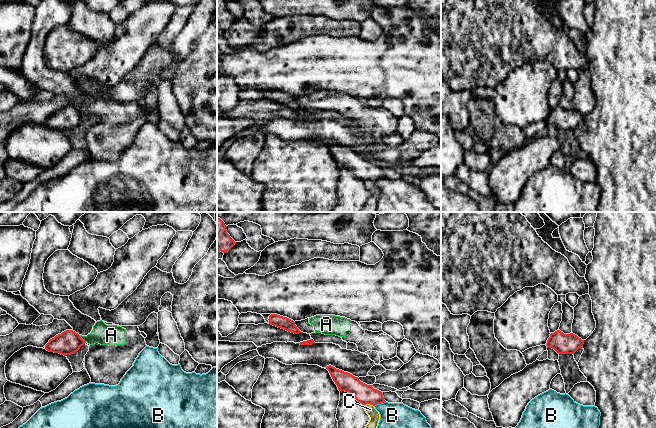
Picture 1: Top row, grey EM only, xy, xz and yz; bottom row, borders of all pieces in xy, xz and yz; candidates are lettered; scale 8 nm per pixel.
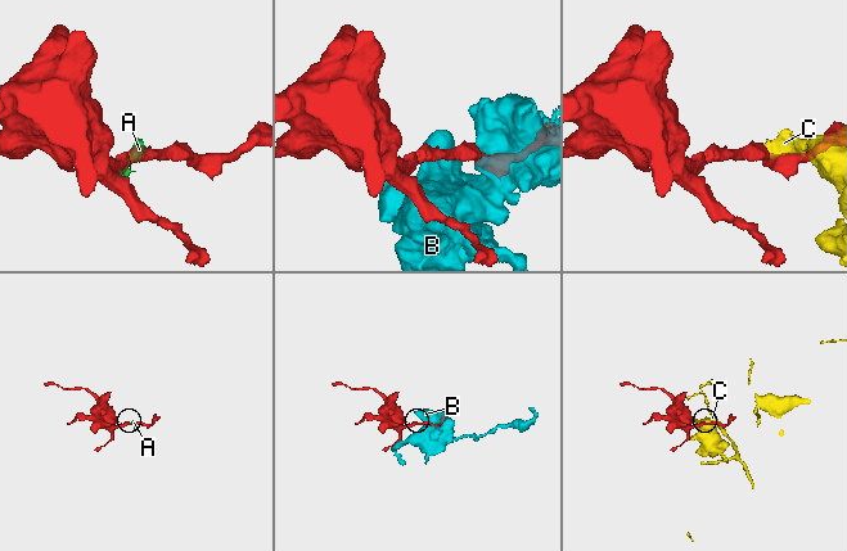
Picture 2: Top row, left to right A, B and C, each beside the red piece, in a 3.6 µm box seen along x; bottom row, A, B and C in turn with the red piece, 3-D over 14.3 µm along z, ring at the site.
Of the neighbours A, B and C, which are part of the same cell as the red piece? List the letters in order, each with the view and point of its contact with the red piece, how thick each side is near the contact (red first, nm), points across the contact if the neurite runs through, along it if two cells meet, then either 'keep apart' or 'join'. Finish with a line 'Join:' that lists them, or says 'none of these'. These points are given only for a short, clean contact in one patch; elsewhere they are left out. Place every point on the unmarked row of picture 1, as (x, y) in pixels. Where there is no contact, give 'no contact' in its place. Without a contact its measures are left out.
A: xy (81, 114) | 190/170 nm | along xy (79, 111), (85, 117) | keep apart
B: xz (379, 179) | 160/340 nm | keep apart
C: xz (369, 179) | 160/100 nm | along xz (364, 180), (371, 180), (373, 182) | keep apart
Join: none of these

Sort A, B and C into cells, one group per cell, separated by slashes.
A / B / C

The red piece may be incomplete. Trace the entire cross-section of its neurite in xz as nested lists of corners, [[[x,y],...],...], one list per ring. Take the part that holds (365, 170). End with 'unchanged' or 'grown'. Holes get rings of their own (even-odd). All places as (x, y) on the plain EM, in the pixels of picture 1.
[[[329,141],[326,143],[339,167],[350,169],[362,181],[377,181],[386,178],[383,169],[367,161],[348,148],[336,145]]] | unchanged

